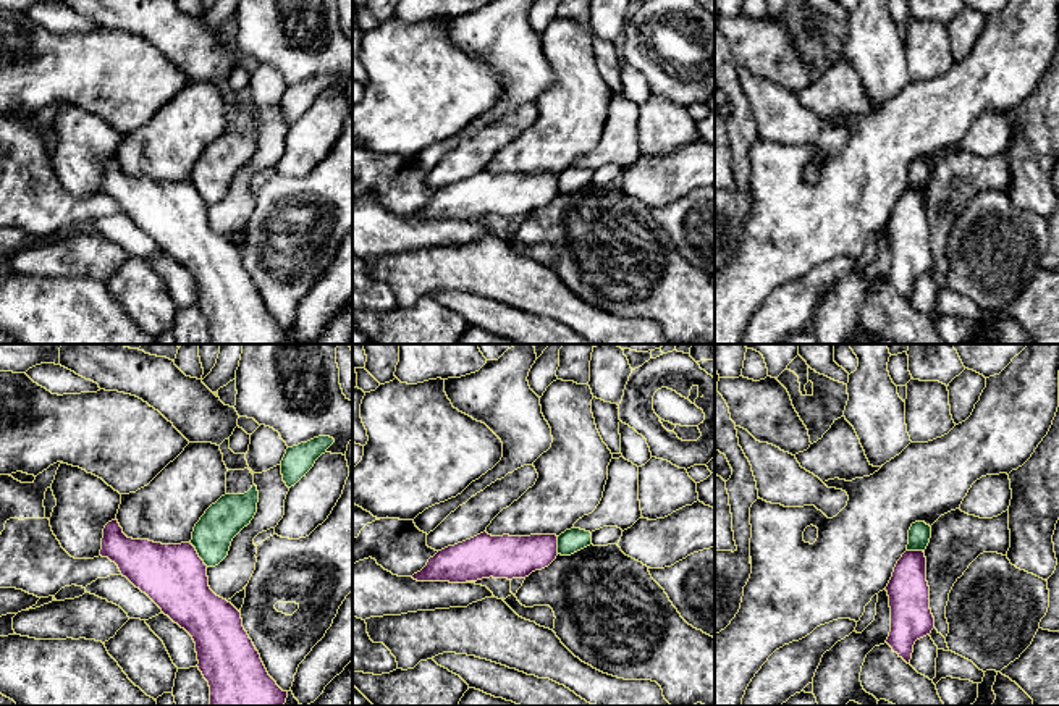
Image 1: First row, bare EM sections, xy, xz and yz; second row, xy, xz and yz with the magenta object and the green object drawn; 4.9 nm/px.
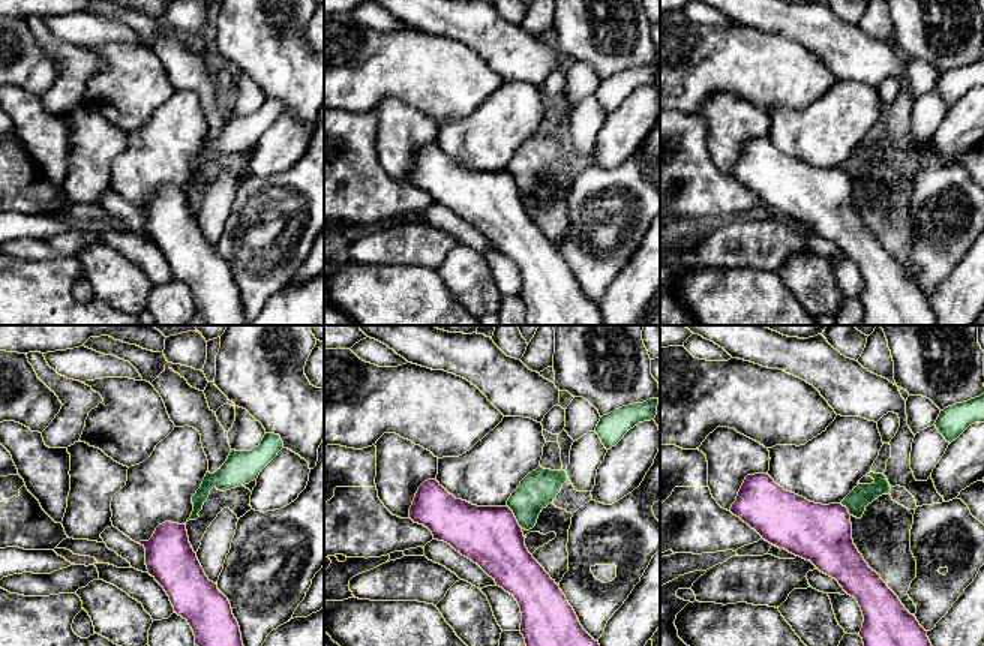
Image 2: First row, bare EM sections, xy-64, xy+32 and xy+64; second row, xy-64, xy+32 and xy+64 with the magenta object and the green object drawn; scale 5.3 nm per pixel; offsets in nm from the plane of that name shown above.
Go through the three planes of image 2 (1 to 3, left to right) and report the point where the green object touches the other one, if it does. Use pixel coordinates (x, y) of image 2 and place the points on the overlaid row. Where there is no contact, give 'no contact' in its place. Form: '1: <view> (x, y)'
1: no contact
2: xy+32 (515, 517)
3: xy+64 (846, 508)

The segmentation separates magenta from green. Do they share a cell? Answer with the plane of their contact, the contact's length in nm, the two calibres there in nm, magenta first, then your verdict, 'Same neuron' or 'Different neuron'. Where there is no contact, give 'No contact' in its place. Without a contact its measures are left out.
Touches magenta in xy. Shared border 150 nm. Thickness 320 nm (magenta) against 200 nm. Different neuron

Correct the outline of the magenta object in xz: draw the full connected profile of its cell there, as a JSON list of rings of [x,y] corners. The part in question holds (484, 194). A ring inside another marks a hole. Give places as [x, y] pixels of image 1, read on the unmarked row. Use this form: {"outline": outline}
{"outline": [[[487,170],[448,184],[412,213],[417,220],[466,221],[482,216],[525,216],[558,194],[556,173],[492,174]]]}

